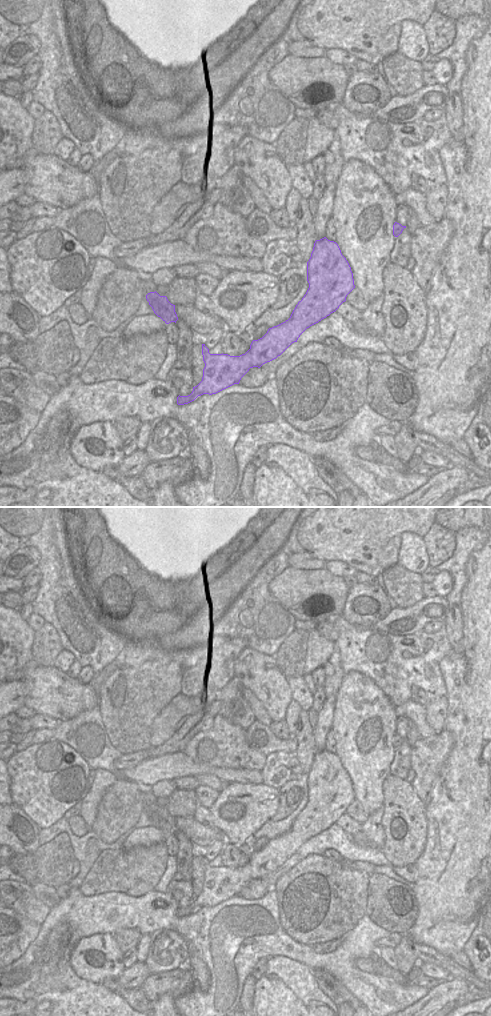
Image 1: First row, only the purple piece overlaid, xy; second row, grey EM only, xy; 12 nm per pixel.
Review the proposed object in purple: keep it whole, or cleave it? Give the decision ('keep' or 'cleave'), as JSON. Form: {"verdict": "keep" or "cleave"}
{"verdict": "keep"}

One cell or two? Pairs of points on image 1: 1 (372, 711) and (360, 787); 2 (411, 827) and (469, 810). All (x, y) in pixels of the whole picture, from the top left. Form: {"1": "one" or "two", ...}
{"1": "one", "2": "two"}

